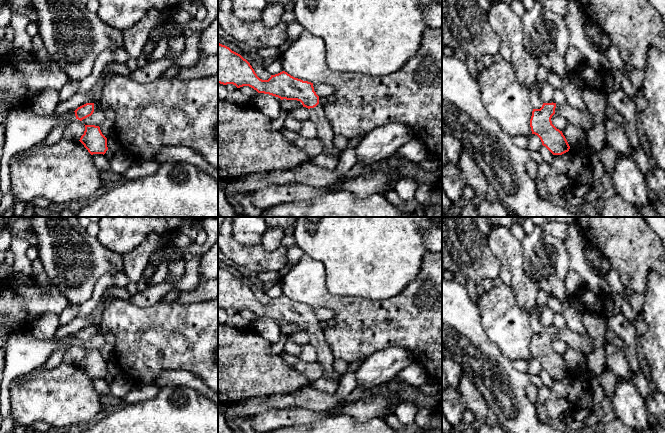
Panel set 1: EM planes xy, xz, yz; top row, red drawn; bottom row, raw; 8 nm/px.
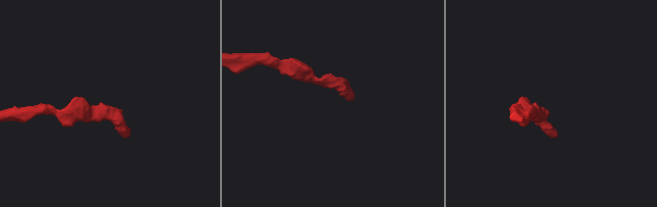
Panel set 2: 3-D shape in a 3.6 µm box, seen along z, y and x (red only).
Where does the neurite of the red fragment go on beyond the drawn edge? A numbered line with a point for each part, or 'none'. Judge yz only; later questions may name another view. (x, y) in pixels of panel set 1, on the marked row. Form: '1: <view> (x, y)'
1: yz (583, 119)

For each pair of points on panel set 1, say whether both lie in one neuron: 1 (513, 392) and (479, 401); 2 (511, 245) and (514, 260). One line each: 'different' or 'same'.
1: different
2: same

